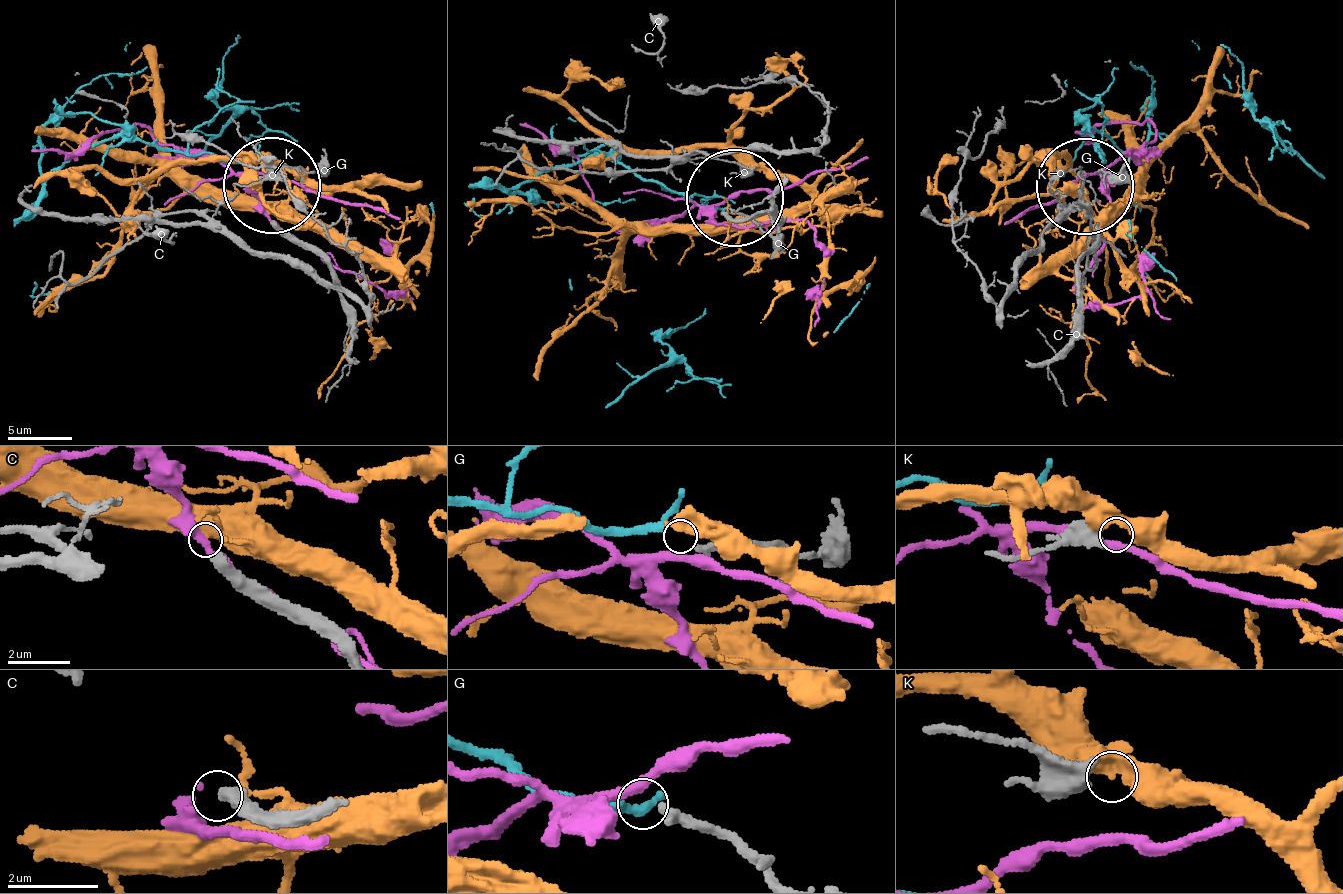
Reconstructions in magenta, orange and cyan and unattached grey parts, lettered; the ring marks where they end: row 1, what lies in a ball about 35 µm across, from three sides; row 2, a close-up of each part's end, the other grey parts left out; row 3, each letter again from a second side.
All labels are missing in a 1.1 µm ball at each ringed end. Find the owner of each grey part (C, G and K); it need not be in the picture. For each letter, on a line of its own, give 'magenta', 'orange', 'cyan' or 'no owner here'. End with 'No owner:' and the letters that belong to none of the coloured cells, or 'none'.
C: no owner here
G: cyan
K: no owner here
No owner: C, K

